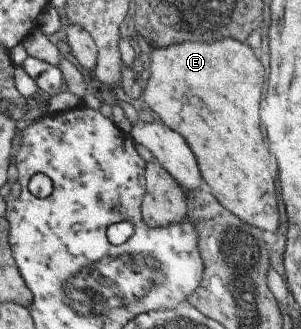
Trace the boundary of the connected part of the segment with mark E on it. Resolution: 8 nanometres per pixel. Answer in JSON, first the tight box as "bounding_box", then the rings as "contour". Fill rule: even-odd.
{"bounding_box":[142,38,278,232],"contour":[[[224,38],[220,42],[182,42],[180,46],[152,48],[147,58],[146,67],[151,75],[142,90],[142,105],[155,119],[167,127],[172,126],[172,130],[184,134],[184,138],[192,142],[203,187],[215,195],[226,210],[257,229],[274,232],[278,228],[274,178],[268,170],[270,156],[266,150],[266,140],[258,126],[258,102],[262,92],[260,86],[264,84],[264,68],[254,52],[234,38]]]}

